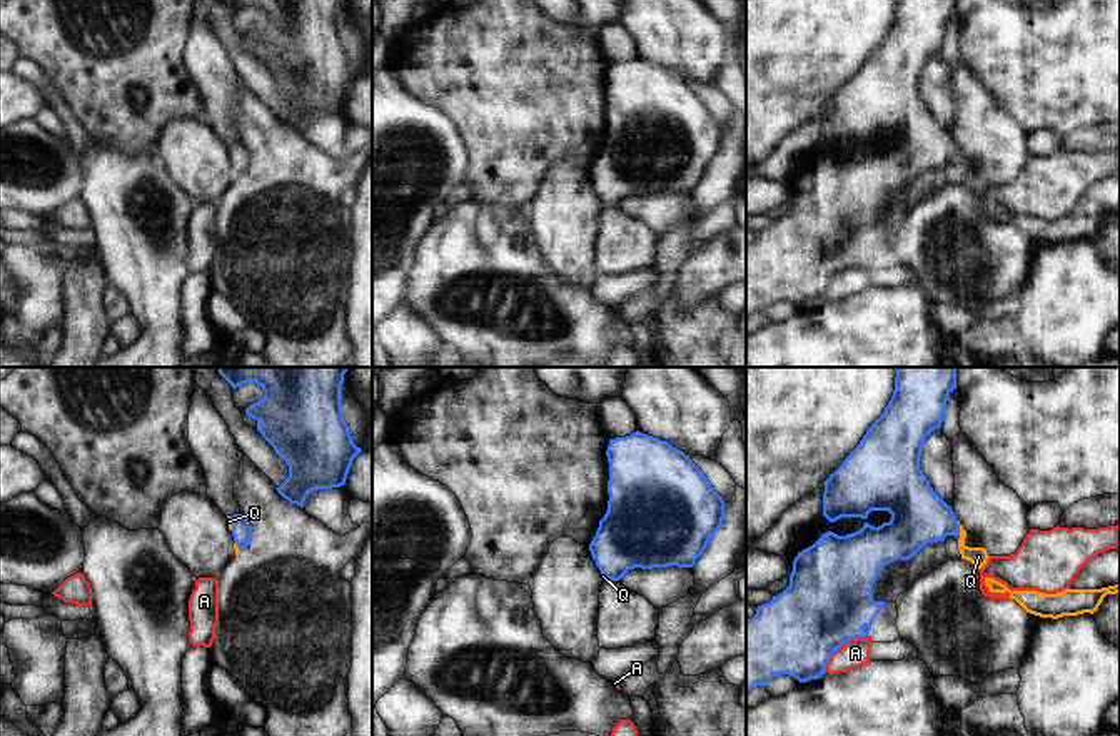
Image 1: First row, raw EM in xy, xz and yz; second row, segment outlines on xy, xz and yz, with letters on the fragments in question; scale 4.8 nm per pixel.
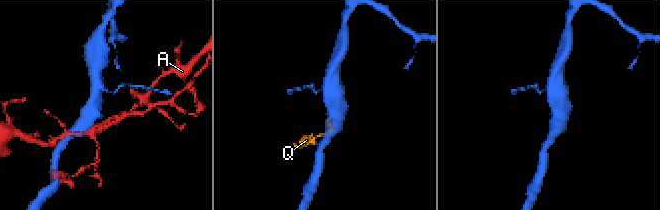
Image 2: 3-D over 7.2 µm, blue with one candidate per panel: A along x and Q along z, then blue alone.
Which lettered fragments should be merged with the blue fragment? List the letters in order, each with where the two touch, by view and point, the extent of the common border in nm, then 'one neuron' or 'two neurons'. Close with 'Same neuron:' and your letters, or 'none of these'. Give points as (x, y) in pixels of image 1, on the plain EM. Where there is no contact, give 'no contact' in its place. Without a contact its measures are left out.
A: yz (842, 271) | 280 nm | two neurons
Q: yz (958, 154) | 70 nm | one neuron
Same neuron: Q

